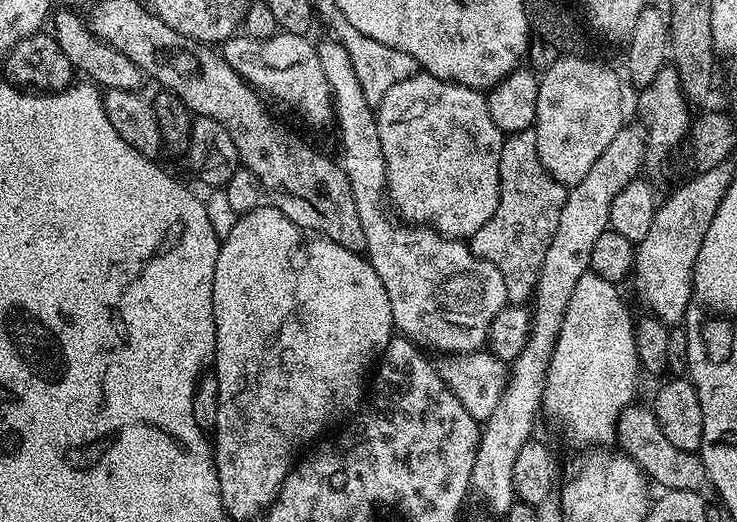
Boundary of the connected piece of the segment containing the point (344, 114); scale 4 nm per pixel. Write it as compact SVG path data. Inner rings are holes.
M319 41L316 53L330 82L334 124L340 127L338 163L346 178L350 178L354 206L358 206L362 234L366 234L364 252L378 278L382 278L382 286L386 286L393 325L409 340L429 344L440 354L481 351L488 339L488 327L508 304L502 274L490 262L473 254L463 239L442 236L435 228L405 222L386 206L388 167L382 154L382 138L378 138L374 108L368 104L350 56L339 41Z

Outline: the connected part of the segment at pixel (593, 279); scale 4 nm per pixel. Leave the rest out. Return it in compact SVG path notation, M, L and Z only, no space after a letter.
M590 270L582 274L582 278L578 278L574 286L574 294L570 294L562 330L550 358L548 381L544 387L543 411L557 416L568 427L569 434L580 444L611 445L616 438L616 423L622 410L637 399L636 379L642 376L642 365L636 353L634 316L628 313L620 291L617 285L606 282L606 278L598 278L598 274Z

